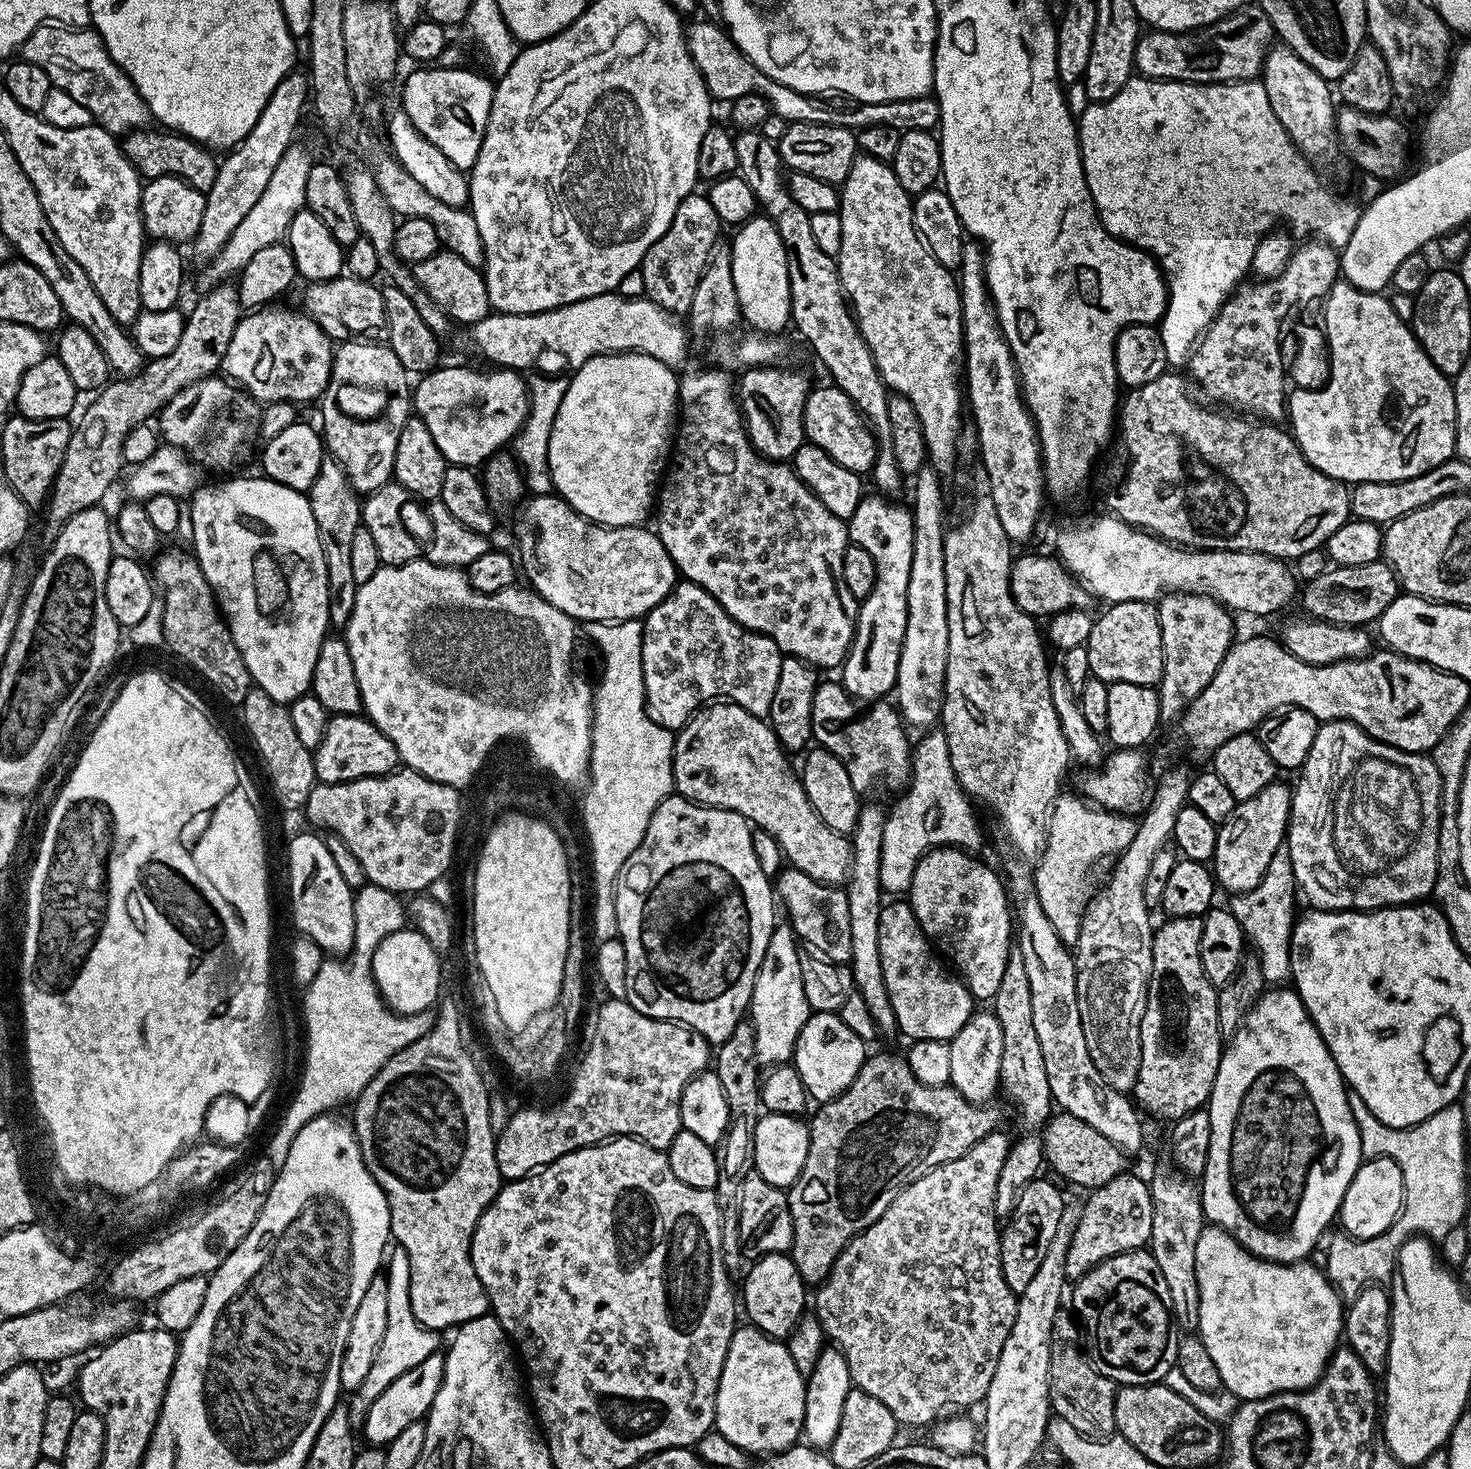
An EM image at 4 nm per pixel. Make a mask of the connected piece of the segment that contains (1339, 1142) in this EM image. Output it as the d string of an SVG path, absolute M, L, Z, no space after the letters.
M1276 986L1265 991L1246 1014L1244 1025L1227 1041L1226 1047L1221 1051L1212 1096L1206 1105L1210 1114L1210 1150L1199 1190L1207 1223L1226 1230L1247 1252L1263 1260L1275 1264L1298 1264L1307 1261L1311 1257L1308 1255L1315 1250L1316 1243L1325 1239L1324 1231L1327 1230L1328 1223L1337 1219L1343 1196L1362 1163L1360 1135L1354 1122L1354 1114L1348 1105L1348 1093L1344 1077L1341 1076L1326 1042L1318 1034L1300 995L1288 986Z

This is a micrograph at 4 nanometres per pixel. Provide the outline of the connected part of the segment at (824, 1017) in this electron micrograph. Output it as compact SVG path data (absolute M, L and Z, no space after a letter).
M812 1012L798 1034L794 1066L813 1101L838 1098L854 1082L866 1059L866 1042L835 1012Z

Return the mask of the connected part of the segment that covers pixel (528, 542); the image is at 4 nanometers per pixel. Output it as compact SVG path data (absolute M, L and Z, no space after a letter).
M555 494L532 496L524 506L524 520L532 527L532 532L528 528L520 532L518 560L523 575L524 572L528 575L527 583L537 595L550 602L550 606L562 610L562 614L572 617L573 621L640 620L650 610L654 610L654 606L661 604L676 587L676 564L651 527L607 528L604 524L596 524L578 514L563 498Z

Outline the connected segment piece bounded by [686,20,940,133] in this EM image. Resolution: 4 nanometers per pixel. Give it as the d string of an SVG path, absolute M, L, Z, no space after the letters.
M700 20L697 24L689 23L686 28L688 49L704 75L708 87L708 95L713 101L731 102L742 98L742 94L758 93L768 102L771 115L781 116L789 124L832 124L836 128L859 130L866 126L894 126L900 133L910 130L926 130L932 132L940 122L940 102L931 95L922 98L906 98L905 100L887 100L873 104L860 104L849 112L834 110L826 102L815 104L813 97L807 92L799 92L790 86L782 86L782 82L771 80L770 77L732 41L732 37L719 23L711 24L708 20Z

